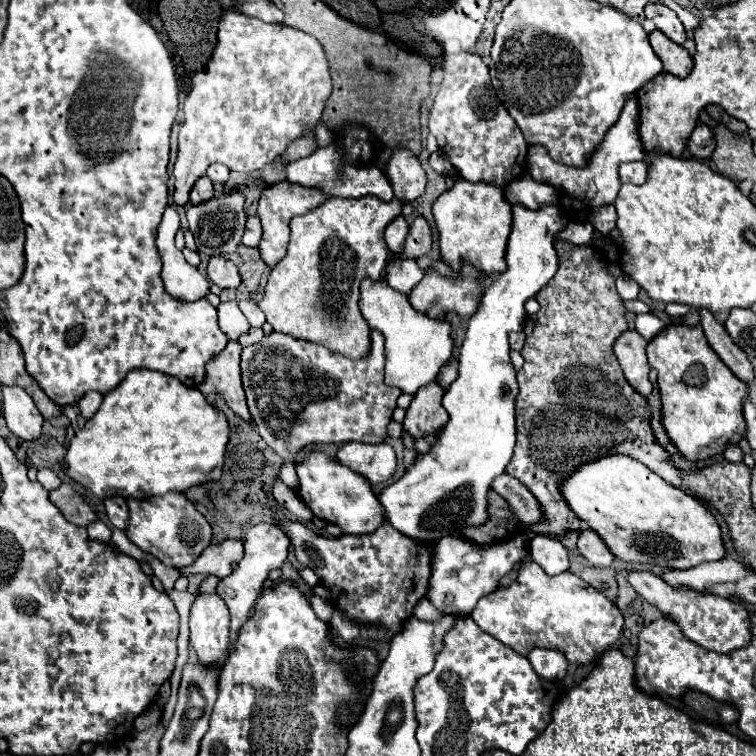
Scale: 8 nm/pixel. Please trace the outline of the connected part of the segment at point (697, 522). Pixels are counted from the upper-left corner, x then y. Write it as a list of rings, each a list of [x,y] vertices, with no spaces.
[[[607,455],[579,465],[559,483],[559,491],[579,521],[593,529],[621,561],[691,569],[725,555],[721,529],[697,499],[625,455]]]

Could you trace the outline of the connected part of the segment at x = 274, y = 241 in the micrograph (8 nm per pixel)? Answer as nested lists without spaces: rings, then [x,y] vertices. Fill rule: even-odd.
[[[279,181],[269,185],[259,199],[259,207],[257,207],[257,215],[263,223],[263,239],[259,243],[259,251],[261,251],[261,259],[273,267],[281,257],[285,257],[287,251],[287,243],[289,243],[289,221],[295,215],[305,215],[311,209],[319,207],[321,203],[325,203],[329,199],[327,193],[323,193],[317,187],[305,187],[299,183],[291,183],[291,181]]]

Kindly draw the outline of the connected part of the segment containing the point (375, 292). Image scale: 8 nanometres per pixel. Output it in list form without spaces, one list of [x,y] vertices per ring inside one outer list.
[[[363,281],[359,307],[369,327],[379,329],[385,337],[385,385],[415,395],[415,391],[431,383],[439,375],[439,369],[451,359],[453,339],[449,335],[449,325],[415,311],[407,295],[397,293],[387,283]]]

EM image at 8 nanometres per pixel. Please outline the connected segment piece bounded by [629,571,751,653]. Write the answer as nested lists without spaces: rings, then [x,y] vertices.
[[[647,571],[629,573],[629,583],[635,587],[635,591],[645,601],[649,601],[663,615],[667,615],[671,621],[675,621],[687,639],[691,639],[693,643],[699,643],[707,651],[731,653],[731,651],[743,649],[751,643],[751,621],[749,621],[751,611],[747,607],[743,607],[741,603],[723,599],[723,597],[715,597],[715,593],[695,593],[695,589],[687,589],[681,585],[677,585],[677,587],[665,585],[665,581],[661,577],[647,573]]]

